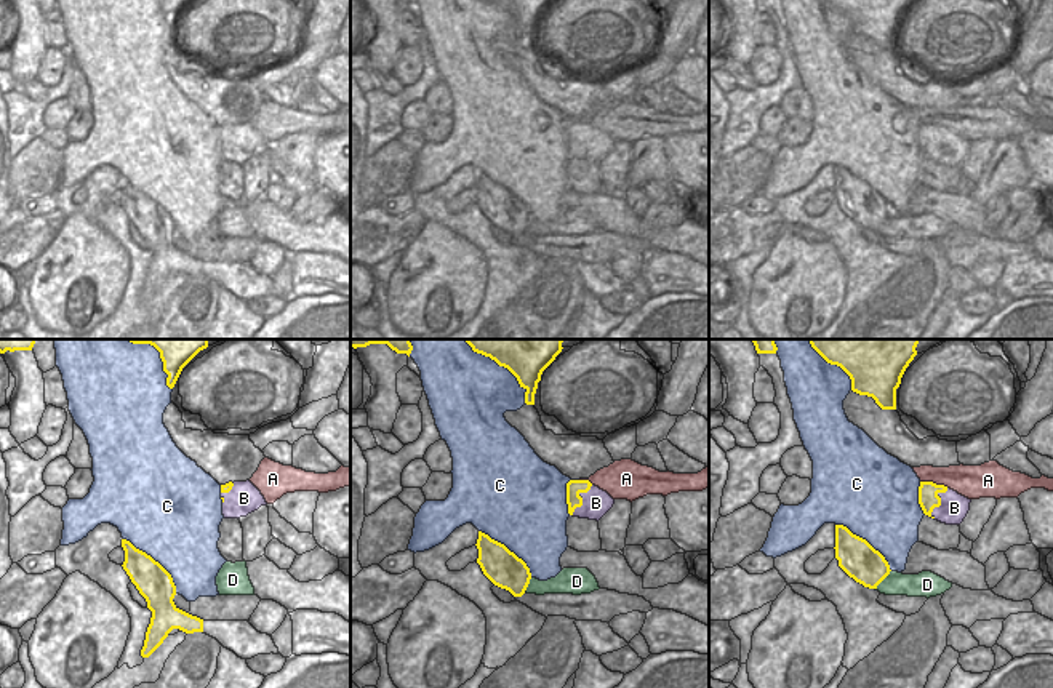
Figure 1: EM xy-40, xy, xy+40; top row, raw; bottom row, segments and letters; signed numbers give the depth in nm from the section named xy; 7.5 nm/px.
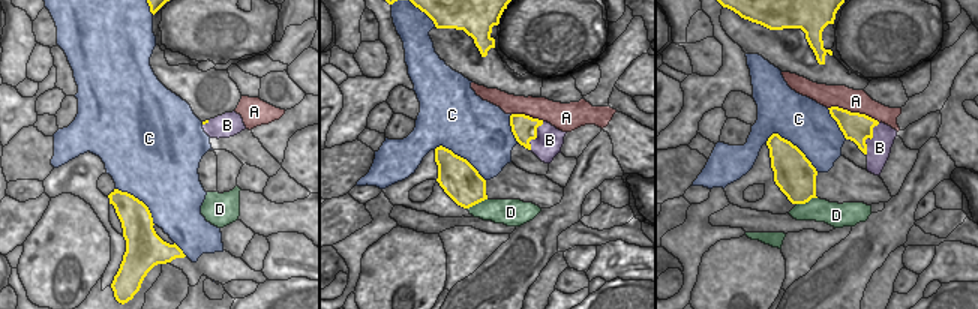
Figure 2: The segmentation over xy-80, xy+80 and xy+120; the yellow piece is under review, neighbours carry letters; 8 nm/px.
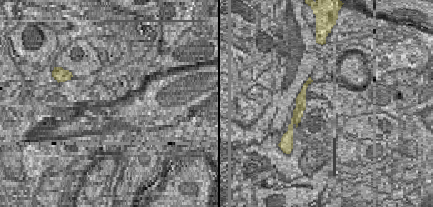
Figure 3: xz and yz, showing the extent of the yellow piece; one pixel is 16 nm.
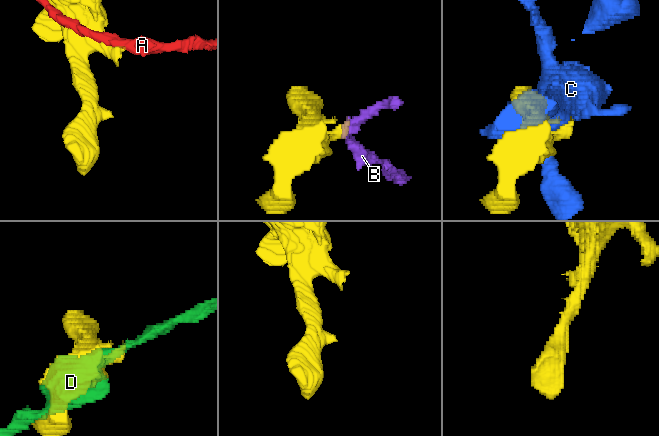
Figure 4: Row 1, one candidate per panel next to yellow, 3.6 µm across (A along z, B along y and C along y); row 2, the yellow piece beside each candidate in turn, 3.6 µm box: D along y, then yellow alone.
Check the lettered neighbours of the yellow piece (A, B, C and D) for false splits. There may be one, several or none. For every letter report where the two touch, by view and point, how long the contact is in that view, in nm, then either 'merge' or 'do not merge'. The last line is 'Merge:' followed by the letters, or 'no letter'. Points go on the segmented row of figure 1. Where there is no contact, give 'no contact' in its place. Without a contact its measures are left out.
A: xy+40 (935, 484) | 220 nm | do not merge
B: xy+40 (940, 503) | 260 nm | do not merge
C: xy (501, 365) | 650 nm | do not merge
D: xy+40 (884, 578) | 190 nm | do not merge
Merge: no letter

